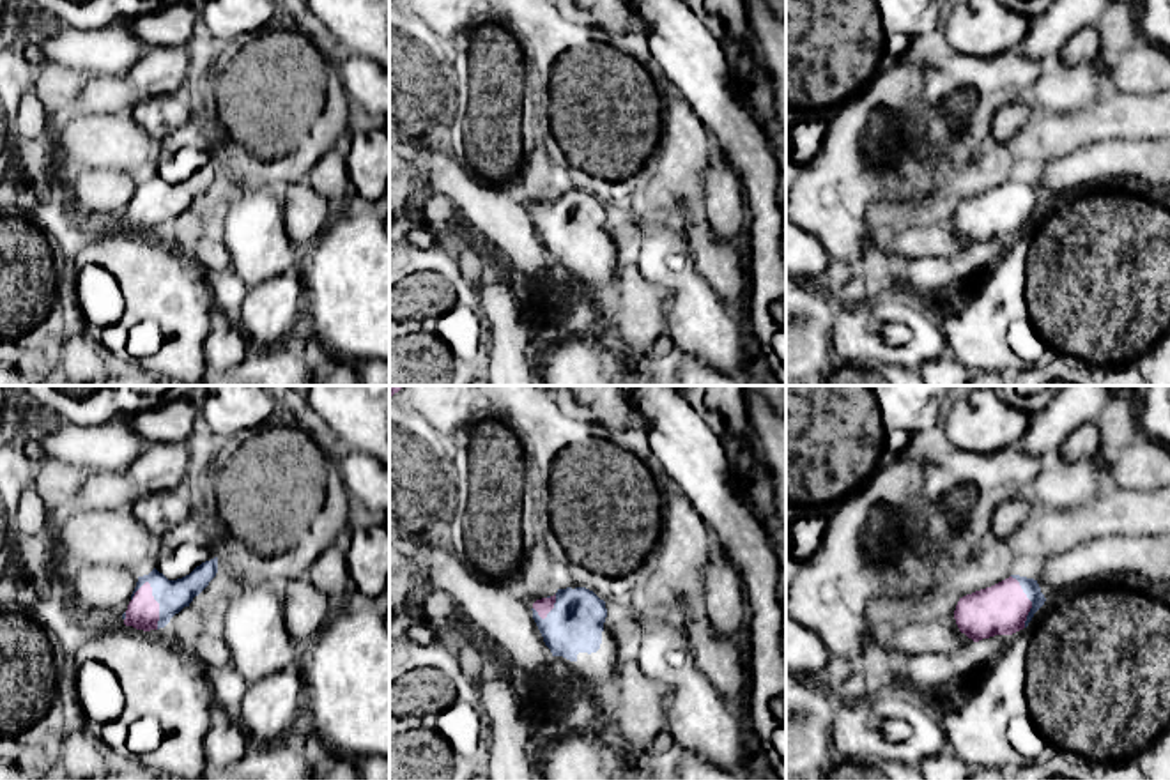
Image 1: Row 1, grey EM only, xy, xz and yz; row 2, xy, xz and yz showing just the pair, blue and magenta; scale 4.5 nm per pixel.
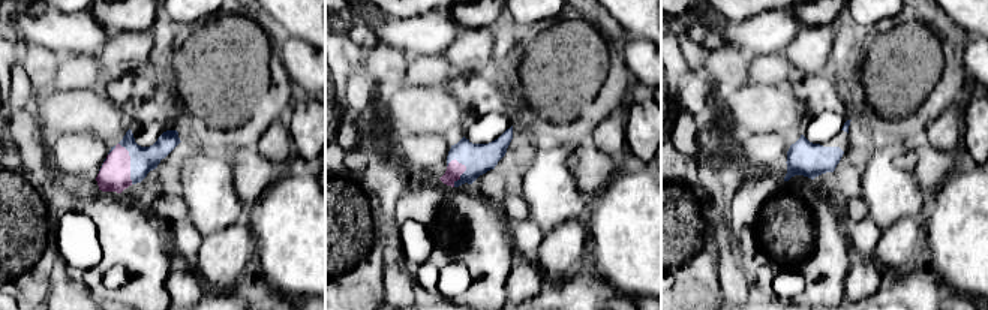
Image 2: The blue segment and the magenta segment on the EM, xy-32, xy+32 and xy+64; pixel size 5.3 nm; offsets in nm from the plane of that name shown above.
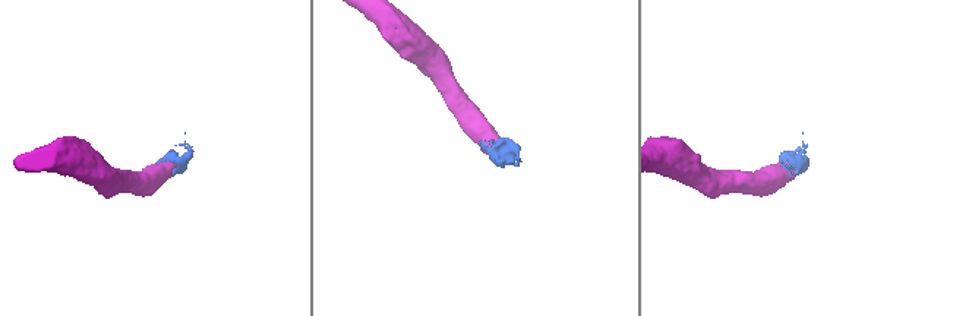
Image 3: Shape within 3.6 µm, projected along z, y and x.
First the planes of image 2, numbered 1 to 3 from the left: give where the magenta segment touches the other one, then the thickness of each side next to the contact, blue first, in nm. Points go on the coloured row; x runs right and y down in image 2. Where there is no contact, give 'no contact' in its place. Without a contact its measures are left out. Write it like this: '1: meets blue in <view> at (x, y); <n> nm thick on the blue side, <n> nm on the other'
1: meets blue in xy-32 at (131, 163); 140 nm thick on the blue side, 170 nm on the other
2: meets blue in xy+32 at (465, 171); 160 nm thick on the blue side, 90 nm on the other
3: no contact

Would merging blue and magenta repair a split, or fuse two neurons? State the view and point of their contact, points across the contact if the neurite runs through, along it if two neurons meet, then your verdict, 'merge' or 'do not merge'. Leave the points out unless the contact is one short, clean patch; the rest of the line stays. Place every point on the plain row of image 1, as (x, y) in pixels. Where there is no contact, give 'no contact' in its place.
meets blue in xy at (160, 209); runs through xy (172, 198), (160, 209), (142, 216); merge

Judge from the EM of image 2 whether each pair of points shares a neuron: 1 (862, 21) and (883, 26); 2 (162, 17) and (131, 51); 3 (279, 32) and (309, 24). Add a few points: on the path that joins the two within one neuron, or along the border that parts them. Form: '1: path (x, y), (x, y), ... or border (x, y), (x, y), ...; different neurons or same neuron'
1: border (895, 15), (876, 21), (864, 33); different neurons
2: path (161, 27), (141, 47); same neuron
3: path (287, 24), (302, 24); same neuron

